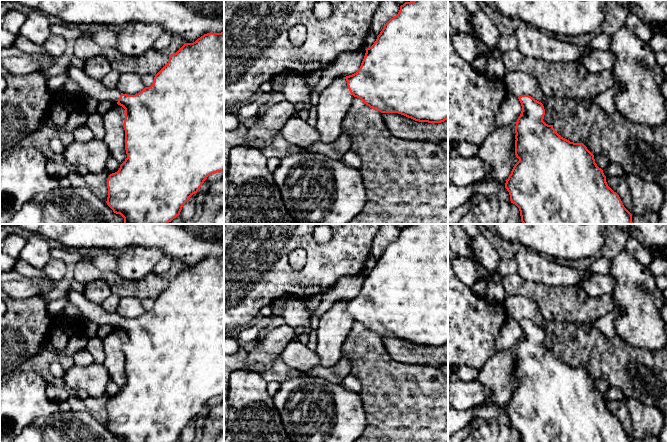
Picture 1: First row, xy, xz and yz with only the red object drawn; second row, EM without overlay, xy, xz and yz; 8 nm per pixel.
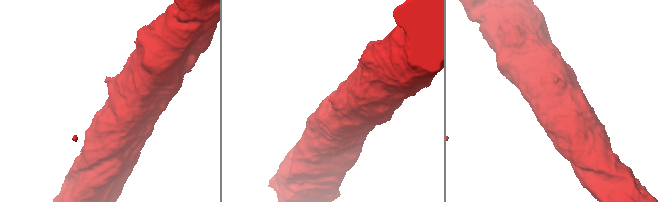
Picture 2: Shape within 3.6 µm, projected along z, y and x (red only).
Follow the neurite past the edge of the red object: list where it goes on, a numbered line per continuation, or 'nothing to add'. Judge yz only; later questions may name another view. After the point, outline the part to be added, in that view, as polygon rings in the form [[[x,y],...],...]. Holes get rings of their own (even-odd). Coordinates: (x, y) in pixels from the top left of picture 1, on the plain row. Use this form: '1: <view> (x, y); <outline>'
nothing to add

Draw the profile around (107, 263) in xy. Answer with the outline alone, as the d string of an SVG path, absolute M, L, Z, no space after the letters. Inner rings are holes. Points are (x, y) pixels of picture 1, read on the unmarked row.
M112 253L92 255L94 265L105 273L114 273L118 263L118 255Z

